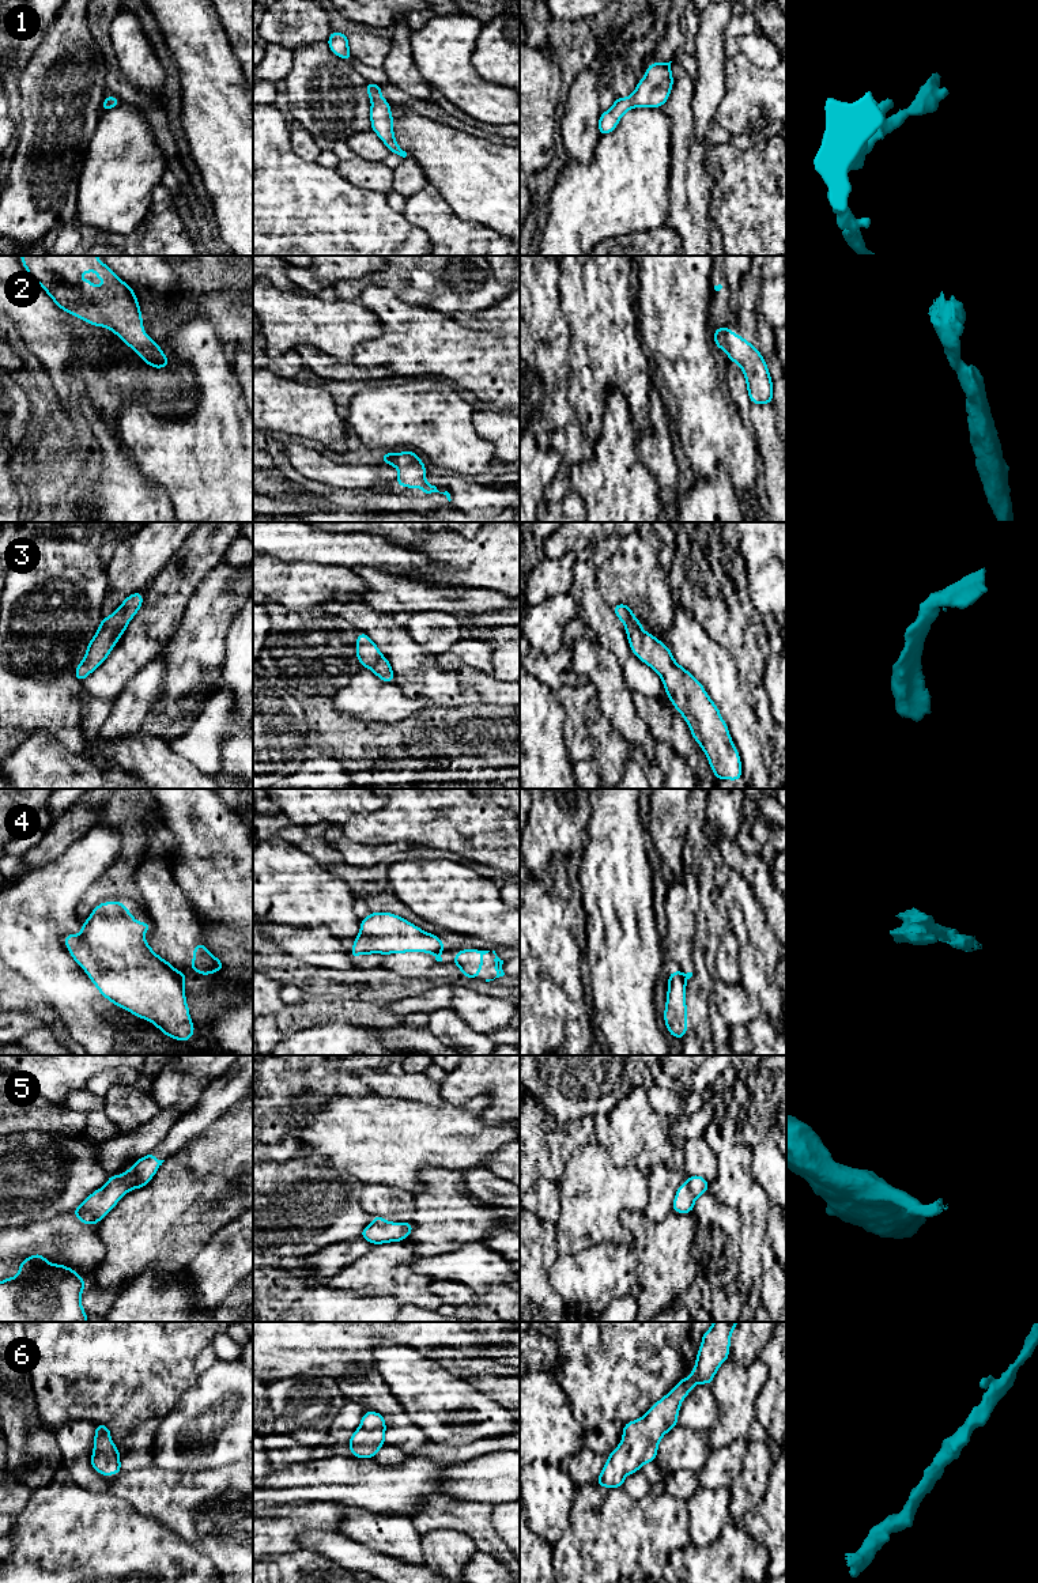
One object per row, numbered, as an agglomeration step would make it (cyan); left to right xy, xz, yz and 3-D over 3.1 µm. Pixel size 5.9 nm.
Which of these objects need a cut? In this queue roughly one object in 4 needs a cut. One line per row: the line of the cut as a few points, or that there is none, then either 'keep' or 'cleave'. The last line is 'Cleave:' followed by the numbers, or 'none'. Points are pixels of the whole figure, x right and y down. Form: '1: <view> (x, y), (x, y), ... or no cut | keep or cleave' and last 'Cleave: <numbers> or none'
1: no cut | keep
2: no cut | keep
3: no cut | keep
4: xz (440, 951), (434, 954) | cleave
5: no cut | keep
6: no cut | keep
Cleave: 4

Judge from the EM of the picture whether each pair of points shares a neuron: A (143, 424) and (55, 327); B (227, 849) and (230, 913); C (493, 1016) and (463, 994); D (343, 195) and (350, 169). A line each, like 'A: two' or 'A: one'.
A: two
B: one
C: one
D: two

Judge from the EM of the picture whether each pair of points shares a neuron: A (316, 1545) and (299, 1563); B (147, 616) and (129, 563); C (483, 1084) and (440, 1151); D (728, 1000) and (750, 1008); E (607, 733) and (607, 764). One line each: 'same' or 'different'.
A: different
B: different
C: different
D: same
E: same

